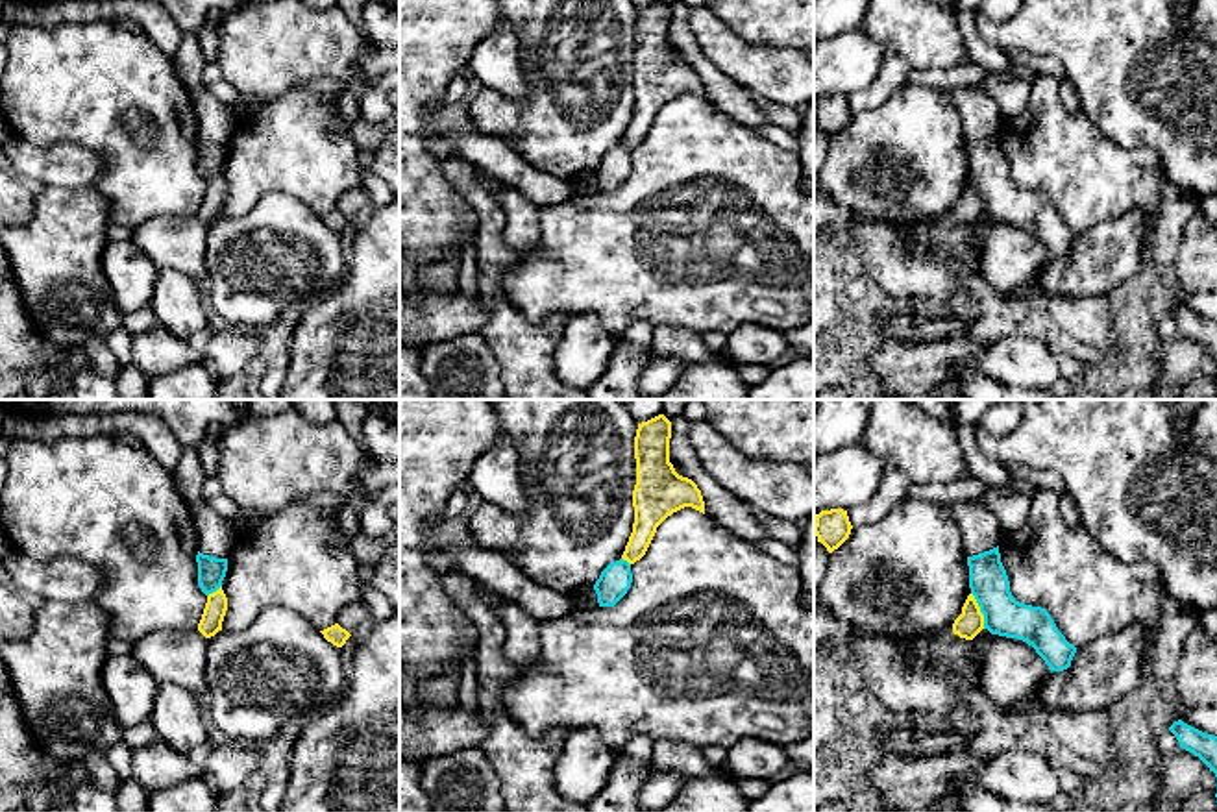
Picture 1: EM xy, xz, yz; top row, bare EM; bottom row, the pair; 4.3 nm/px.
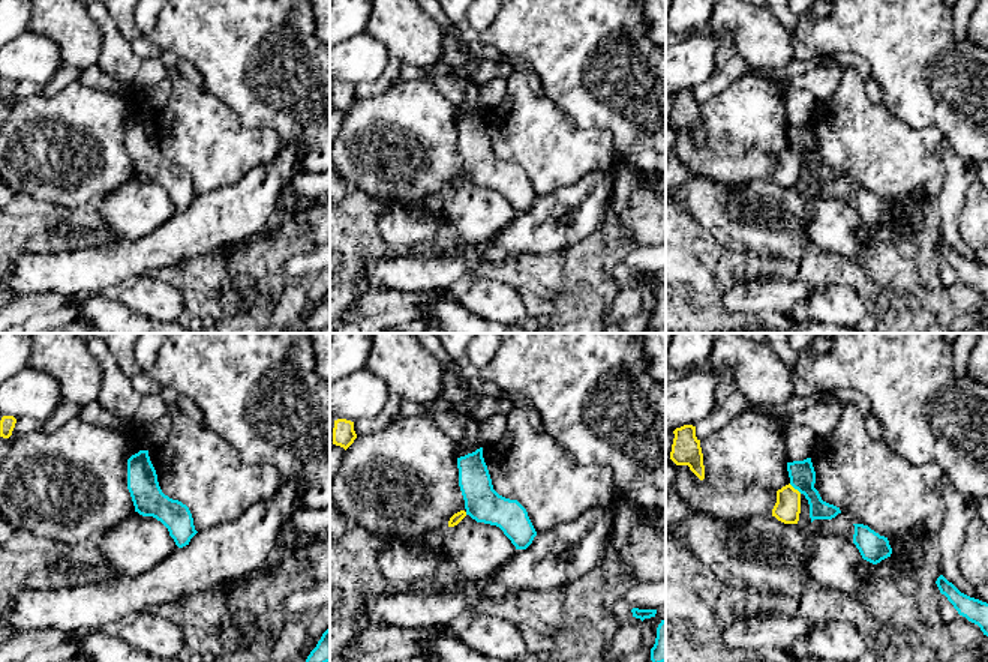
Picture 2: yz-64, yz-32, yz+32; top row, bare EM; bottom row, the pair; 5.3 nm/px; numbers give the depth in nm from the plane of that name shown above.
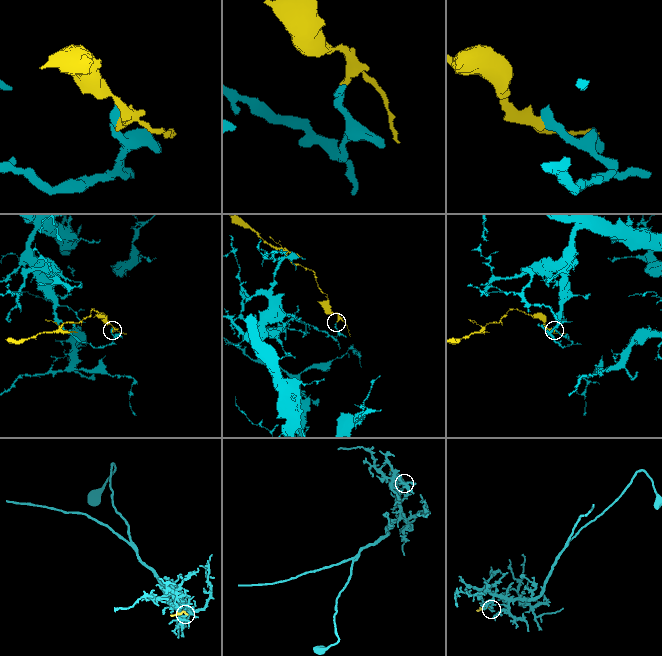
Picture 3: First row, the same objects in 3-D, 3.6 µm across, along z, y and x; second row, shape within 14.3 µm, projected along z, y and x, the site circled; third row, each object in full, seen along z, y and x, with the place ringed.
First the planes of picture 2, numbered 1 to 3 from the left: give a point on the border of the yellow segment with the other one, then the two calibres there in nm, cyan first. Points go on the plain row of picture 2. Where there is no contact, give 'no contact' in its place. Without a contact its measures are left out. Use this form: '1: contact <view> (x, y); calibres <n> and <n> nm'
1: no contact
2: no contact
3: contact yz+32 (795, 152); calibres 140 and 140 nm

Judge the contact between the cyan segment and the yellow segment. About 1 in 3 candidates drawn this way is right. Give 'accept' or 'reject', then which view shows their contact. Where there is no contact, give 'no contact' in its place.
reject | yz

